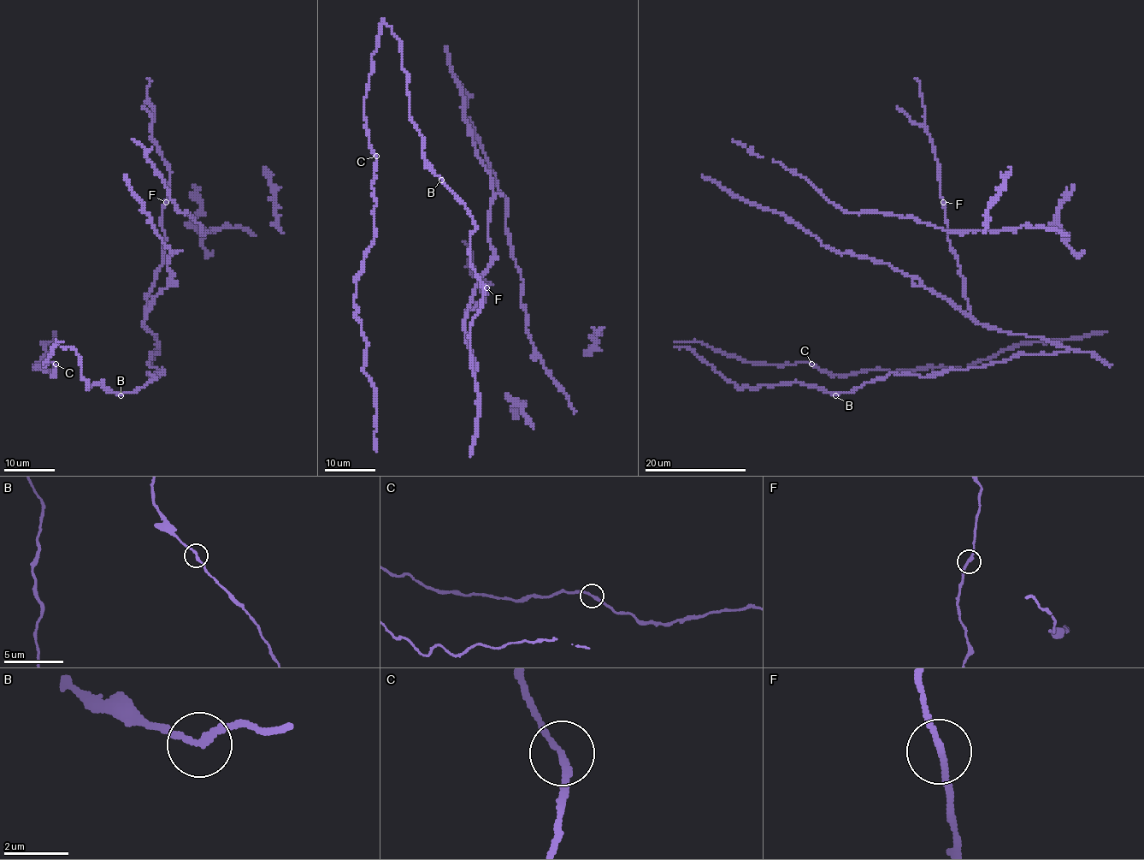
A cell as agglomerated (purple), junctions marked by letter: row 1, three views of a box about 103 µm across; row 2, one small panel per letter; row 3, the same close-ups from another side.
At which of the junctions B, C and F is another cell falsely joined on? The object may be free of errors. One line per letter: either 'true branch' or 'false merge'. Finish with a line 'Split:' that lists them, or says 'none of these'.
B: true branch
C: true branch
F: true branch
Split: none of these

